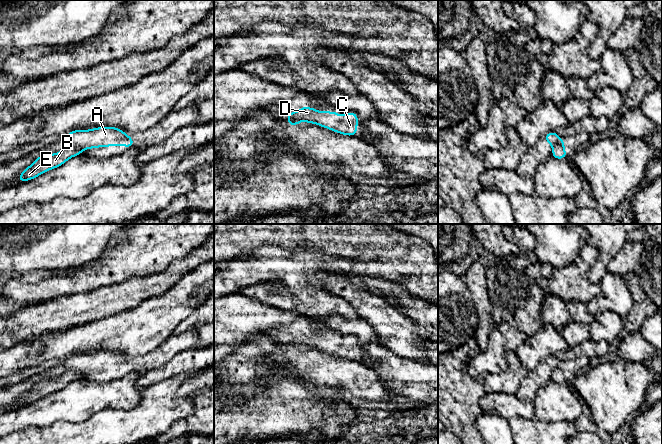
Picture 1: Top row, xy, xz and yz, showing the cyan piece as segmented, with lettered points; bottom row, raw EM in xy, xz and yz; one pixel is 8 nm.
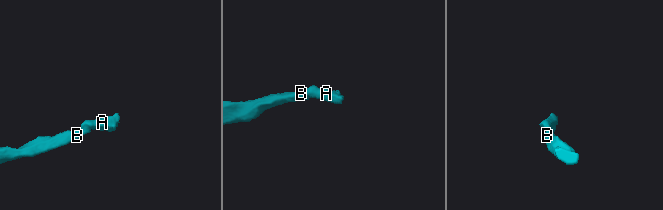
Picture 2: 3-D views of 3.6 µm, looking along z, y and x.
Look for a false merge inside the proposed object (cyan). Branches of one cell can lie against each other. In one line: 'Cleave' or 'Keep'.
Cleave

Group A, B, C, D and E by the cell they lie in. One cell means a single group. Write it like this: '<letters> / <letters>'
A C D / B E

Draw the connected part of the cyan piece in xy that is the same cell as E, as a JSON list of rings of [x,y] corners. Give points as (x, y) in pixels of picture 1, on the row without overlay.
[[[69,369],[57,378],[43,378],[18,400],[18,405],[24,406],[34,403],[48,394],[61,390],[71,381],[82,377],[80,372]]]

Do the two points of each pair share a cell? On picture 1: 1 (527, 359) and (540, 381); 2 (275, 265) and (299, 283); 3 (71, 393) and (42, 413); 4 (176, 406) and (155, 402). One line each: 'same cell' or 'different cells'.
1: different cells
2: same cell
3: same cell
4: same cell

